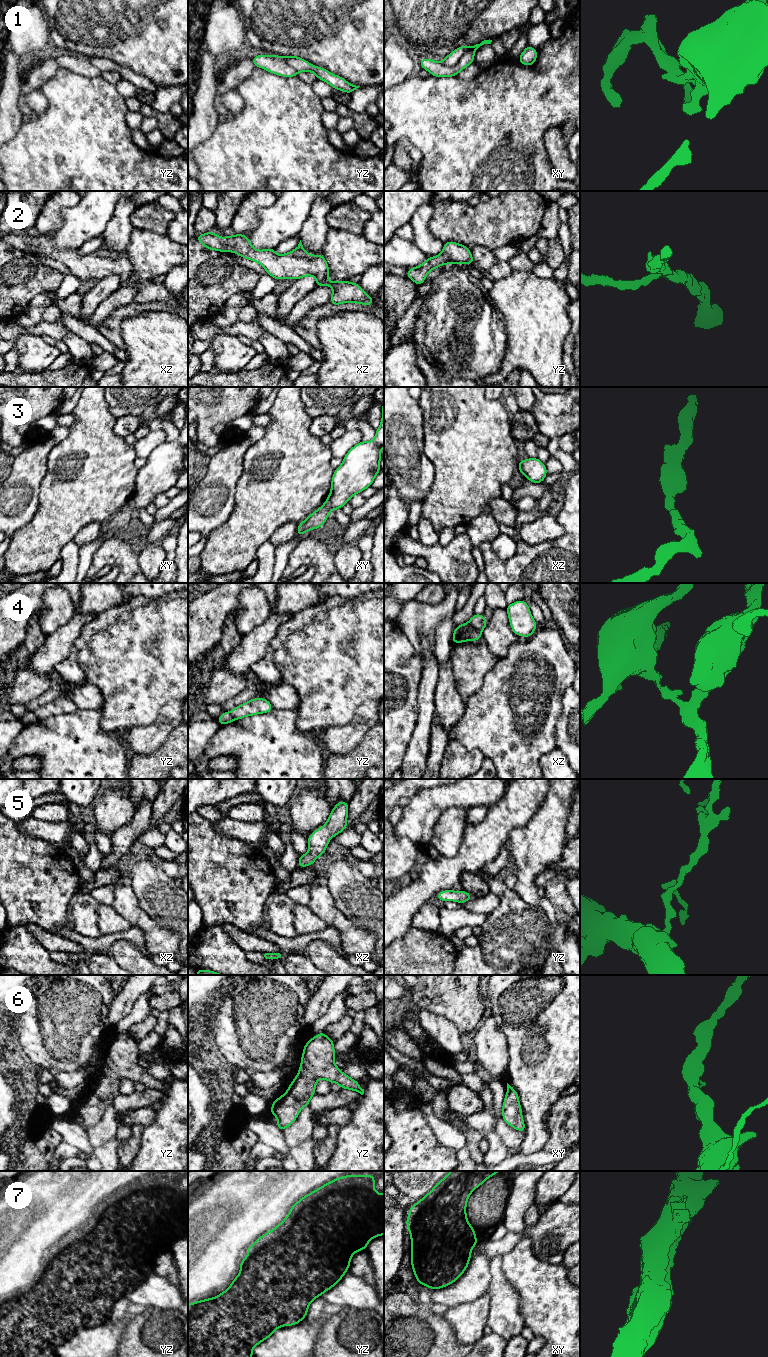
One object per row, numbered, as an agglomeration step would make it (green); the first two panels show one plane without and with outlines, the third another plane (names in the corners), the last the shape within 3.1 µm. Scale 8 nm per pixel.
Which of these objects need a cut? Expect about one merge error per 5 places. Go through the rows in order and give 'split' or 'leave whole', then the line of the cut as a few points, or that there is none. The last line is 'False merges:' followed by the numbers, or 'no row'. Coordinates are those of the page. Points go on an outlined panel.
1: split; cut xy (474, 50), (468, 50), (453, 65), (444, 65), (441, 62)
2: leave whole; cut none
3: leave whole; cut none
4: split; cut xz (468, 622), (481, 631)
5: leave whole; cut none
6: leave whole; cut none
7: leave whole; cut none
False merges: 1, 4

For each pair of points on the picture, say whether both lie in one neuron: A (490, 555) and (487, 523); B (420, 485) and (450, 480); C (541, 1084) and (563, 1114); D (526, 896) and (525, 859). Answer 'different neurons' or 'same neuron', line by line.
A: different neurons
B: different neurons
C: different neurons
D: same neuron

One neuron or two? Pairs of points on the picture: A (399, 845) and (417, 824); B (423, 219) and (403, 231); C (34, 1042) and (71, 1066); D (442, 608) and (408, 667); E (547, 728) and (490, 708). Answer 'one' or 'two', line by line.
A: two
B: two
C: one
D: two
E: one

